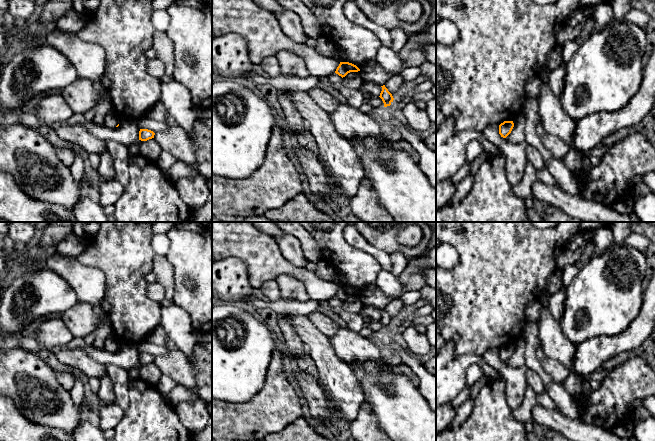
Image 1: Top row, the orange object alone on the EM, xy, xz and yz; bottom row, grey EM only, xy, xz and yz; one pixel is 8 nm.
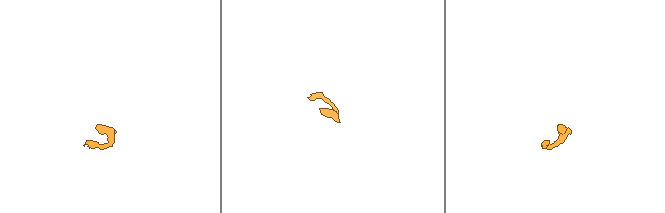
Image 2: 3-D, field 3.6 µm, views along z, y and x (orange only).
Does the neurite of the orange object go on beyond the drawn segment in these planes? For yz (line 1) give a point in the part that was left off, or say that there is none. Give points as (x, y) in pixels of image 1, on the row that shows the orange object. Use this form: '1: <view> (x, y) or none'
1: none

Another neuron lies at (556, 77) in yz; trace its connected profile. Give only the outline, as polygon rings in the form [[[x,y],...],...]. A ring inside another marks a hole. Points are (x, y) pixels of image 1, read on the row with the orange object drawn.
[[[562,65],[555,70],[550,71],[548,77],[548,85],[550,87],[551,92],[556,95],[560,96],[563,87],[564,87],[564,77],[565,77],[565,66]]]

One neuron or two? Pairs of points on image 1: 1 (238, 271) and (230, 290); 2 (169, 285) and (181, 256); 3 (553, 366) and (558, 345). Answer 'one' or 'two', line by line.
1: one
2: two
3: two

